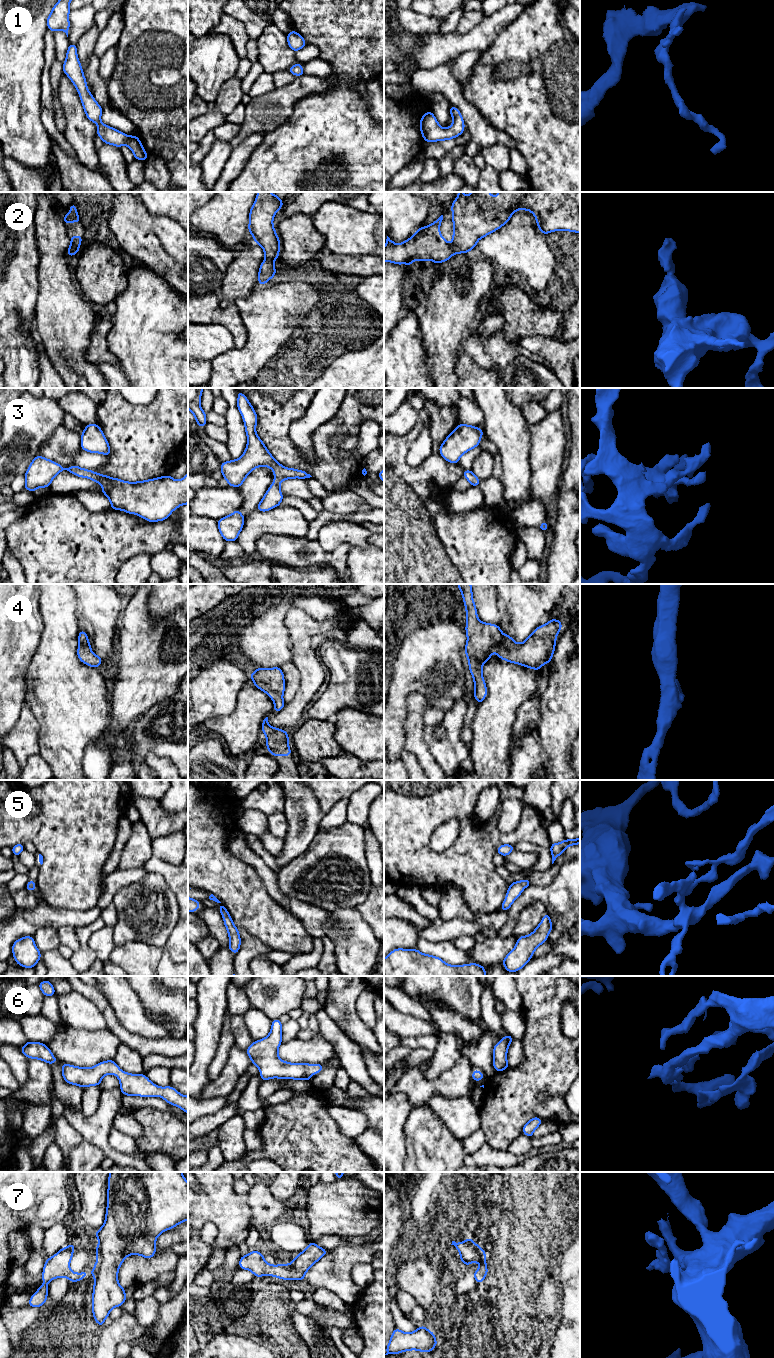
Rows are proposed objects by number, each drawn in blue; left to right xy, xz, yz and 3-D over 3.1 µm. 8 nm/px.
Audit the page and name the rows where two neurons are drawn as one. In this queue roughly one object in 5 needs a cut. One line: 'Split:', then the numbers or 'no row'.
Split: no row

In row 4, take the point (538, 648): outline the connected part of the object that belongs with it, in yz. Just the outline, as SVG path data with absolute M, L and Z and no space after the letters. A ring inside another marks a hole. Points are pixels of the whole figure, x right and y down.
M457 584L457 586L461 591L466 610L465 653L474 679L474 697L478 704L487 696L482 668L494 651L500 659L536 671L545 663L551 662L557 634L562 629L562 623L558 619L551 619L537 627L524 642L518 644L510 635L504 635L500 626L479 620L471 584Z

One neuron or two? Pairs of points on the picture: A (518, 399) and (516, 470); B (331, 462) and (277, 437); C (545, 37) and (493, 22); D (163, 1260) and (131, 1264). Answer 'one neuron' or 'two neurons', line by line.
A: two neurons
B: one neuron
C: two neurons
D: one neuron

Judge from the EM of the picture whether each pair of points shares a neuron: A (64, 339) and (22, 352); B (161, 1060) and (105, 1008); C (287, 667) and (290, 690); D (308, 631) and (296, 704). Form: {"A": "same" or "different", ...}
{"A": "different", "B": "different", "C": "same", "D": "same"}

